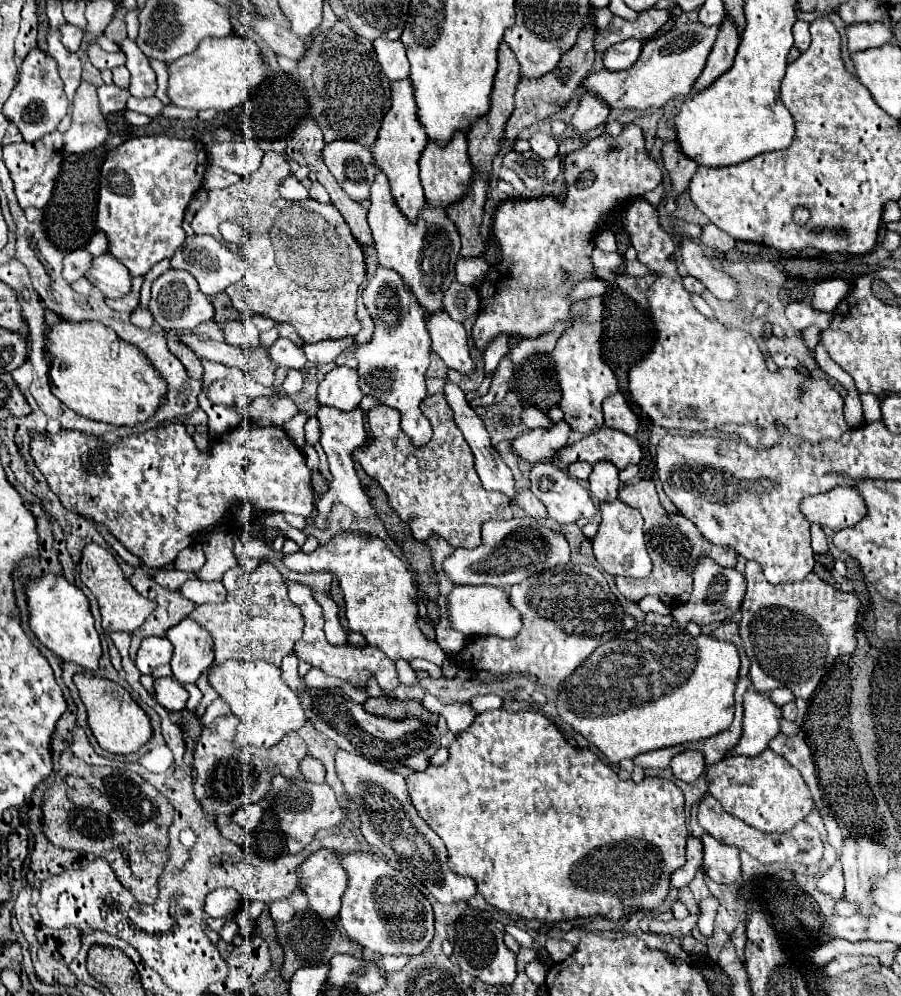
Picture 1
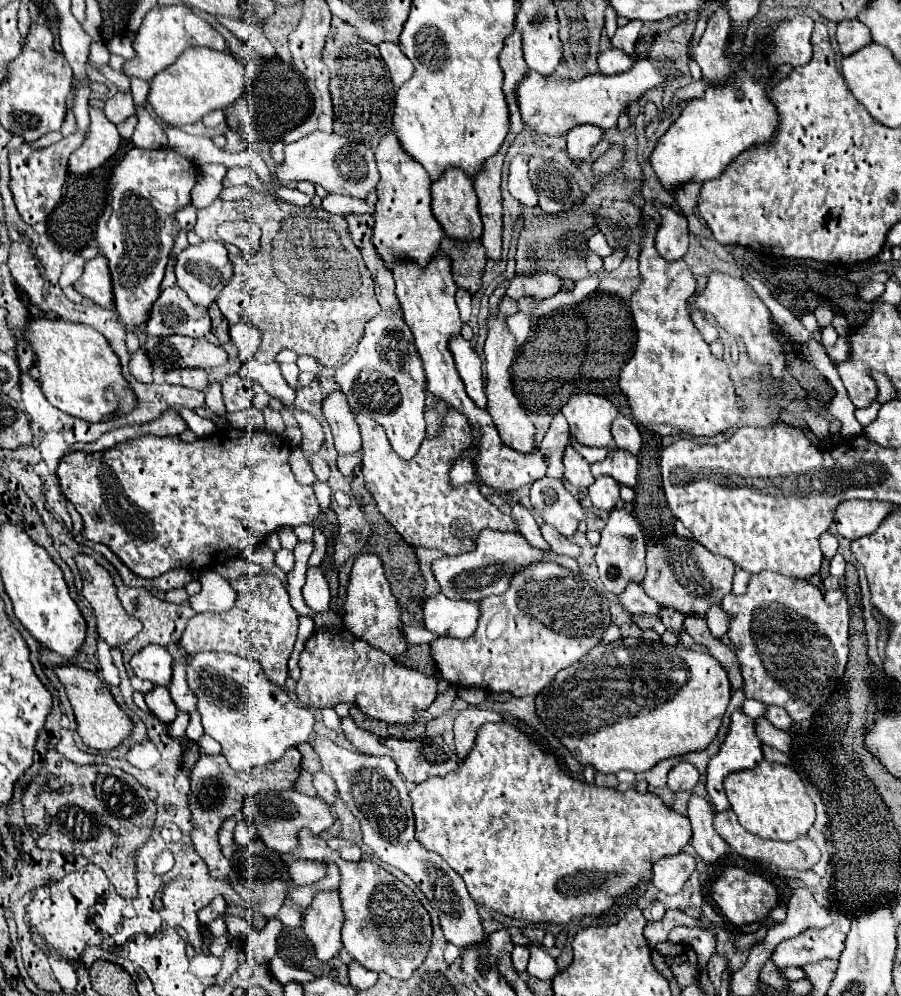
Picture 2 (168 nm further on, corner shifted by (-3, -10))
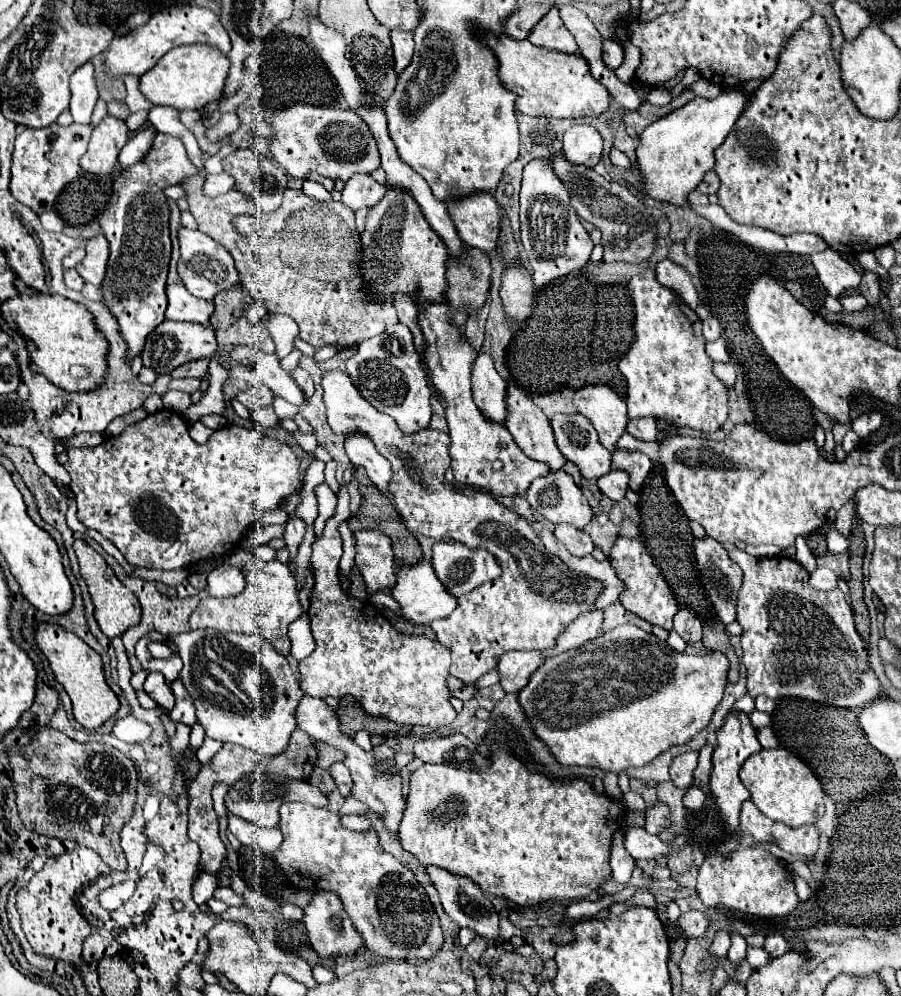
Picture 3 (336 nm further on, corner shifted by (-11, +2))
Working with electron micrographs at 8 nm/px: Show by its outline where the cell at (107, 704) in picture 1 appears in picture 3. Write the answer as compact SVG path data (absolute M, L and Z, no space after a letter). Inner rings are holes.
M39 624L35 640L37 640L39 648L43 650L43 654L47 656L57 682L69 694L69 698L73 702L73 714L75 714L77 722L83 728L95 730L95 728L99 728L101 724L105 724L107 720L111 720L117 714L117 710L121 706L119 698L109 688L109 684L105 680L101 656L93 648L89 648L75 634L63 630L61 626L55 626L55 624Z

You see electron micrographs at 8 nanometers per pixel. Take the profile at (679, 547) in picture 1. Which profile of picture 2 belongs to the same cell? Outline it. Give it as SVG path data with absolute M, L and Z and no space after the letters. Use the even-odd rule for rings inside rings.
M675 534L667 536L667 540L647 540L647 576L641 586L659 604L667 604L683 614L705 616L711 606L721 604L723 596L731 592L733 572L731 560L711 554L699 542Z

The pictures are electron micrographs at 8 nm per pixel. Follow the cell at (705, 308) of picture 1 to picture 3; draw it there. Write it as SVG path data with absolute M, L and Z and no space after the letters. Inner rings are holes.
M721 338L717 342L711 342L707 344L707 354L713 362L731 362L731 356L729 356L729 350L727 350L727 342Z

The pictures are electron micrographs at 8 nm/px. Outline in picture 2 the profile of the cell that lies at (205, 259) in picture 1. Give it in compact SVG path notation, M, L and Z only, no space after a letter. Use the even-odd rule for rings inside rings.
M201 242L197 246L187 246L177 256L175 274L177 274L177 286L187 292L189 300L193 304L197 304L199 308L207 308L211 302L215 302L215 298L219 296L223 286L231 280L233 266L231 266L227 250L221 242Z

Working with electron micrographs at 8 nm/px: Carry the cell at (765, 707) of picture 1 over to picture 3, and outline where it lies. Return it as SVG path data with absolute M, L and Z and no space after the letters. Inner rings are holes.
M731 710L725 718L725 724L723 728L719 730L717 734L717 748L713 752L713 770L711 770L711 792L713 792L713 798L721 810L721 816L729 828L729 836L725 840L725 844L717 846L717 852L719 854L729 854L733 852L737 846L739 846L739 834L737 834L737 826L739 826L739 810L741 810L741 804L745 800L749 800L749 790L741 784L739 780L739 770L743 766L743 762L751 756L751 754L757 754L761 752L761 744L757 740L757 728L751 724L749 720L749 714L741 712L741 710Z

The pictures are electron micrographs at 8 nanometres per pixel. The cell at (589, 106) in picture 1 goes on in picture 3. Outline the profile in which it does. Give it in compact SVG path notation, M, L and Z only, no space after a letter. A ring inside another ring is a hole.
M573 126L563 136L563 148L569 162L593 168L601 160L603 138L593 126Z

